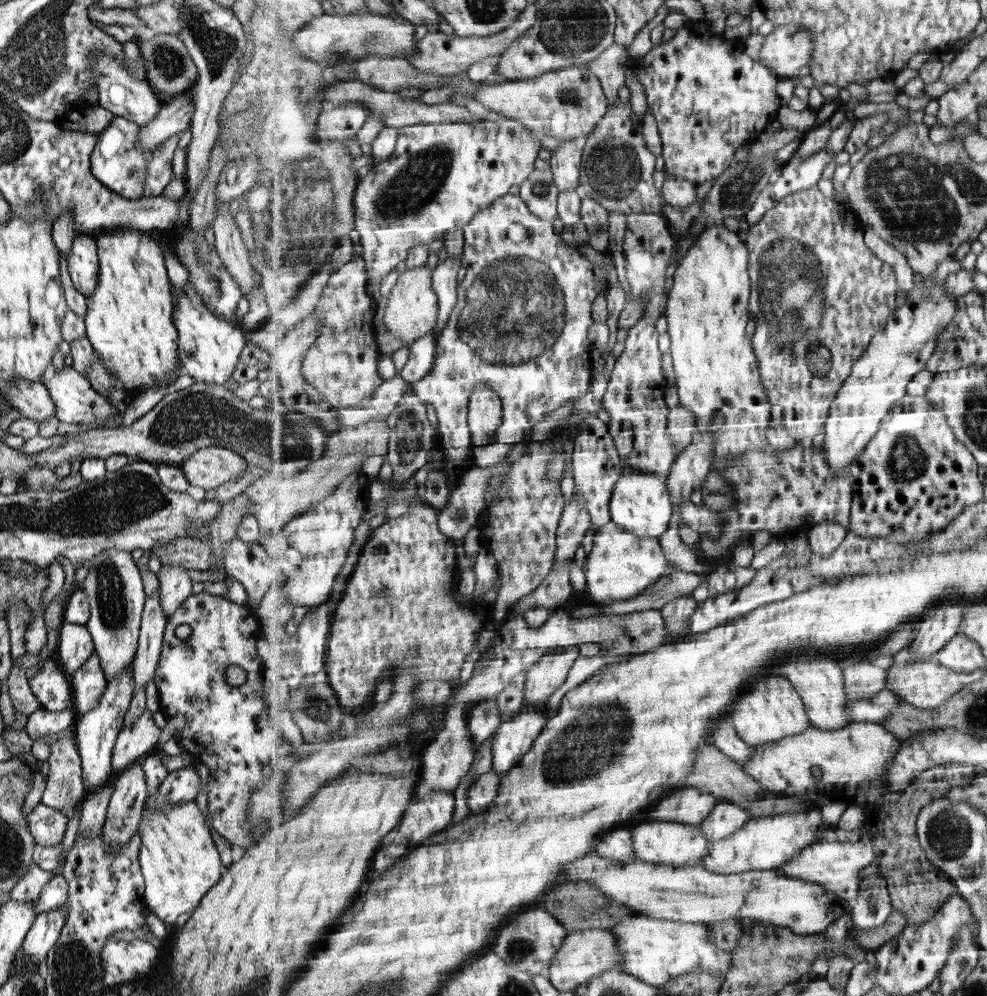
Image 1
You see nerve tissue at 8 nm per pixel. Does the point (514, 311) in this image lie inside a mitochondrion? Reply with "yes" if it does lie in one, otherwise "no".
yes

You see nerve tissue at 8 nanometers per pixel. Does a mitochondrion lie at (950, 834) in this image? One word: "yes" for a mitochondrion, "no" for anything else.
yes

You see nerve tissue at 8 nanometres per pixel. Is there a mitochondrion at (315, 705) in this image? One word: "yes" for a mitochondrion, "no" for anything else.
yes

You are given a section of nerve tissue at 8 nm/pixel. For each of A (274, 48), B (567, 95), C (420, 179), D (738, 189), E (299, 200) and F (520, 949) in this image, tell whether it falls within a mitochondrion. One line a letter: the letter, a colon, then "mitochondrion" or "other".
A: other
B: mitochondrion
C: mitochondrion
D: mitochondrion
E: mitochondrion
F: mitochondrion

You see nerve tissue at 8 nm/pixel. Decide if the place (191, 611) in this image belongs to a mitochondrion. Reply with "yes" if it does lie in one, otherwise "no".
no

